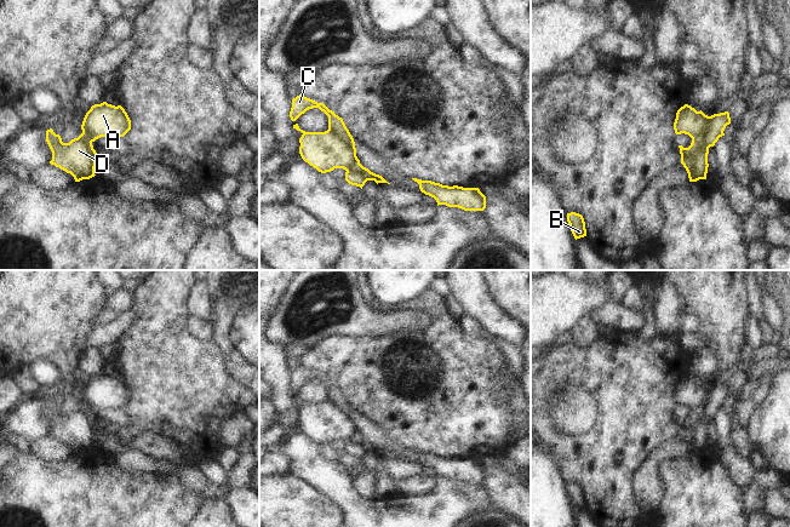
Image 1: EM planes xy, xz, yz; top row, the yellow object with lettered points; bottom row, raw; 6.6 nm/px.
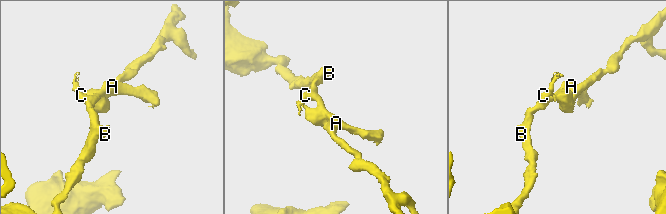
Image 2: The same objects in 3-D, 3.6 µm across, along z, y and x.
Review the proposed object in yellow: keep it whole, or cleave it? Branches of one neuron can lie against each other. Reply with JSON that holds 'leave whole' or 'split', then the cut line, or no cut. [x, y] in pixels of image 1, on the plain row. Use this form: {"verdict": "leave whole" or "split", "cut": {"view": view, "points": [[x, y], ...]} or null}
{"verdict": "split", "cut": {"view": "yz", "points": [[710, 388], [705, 405], [700, 410], [692, 410]]}}

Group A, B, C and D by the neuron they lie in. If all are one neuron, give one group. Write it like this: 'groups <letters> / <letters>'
groups A B C / D

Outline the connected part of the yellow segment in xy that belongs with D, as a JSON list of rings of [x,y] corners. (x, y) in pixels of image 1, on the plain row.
[[[52,400],[46,402],[46,413],[52,423],[51,436],[70,445],[75,453],[95,448],[98,425],[88,409],[81,405],[69,414],[63,414]]]

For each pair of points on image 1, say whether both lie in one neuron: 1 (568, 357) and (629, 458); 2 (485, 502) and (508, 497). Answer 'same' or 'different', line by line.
1: same
2: different

